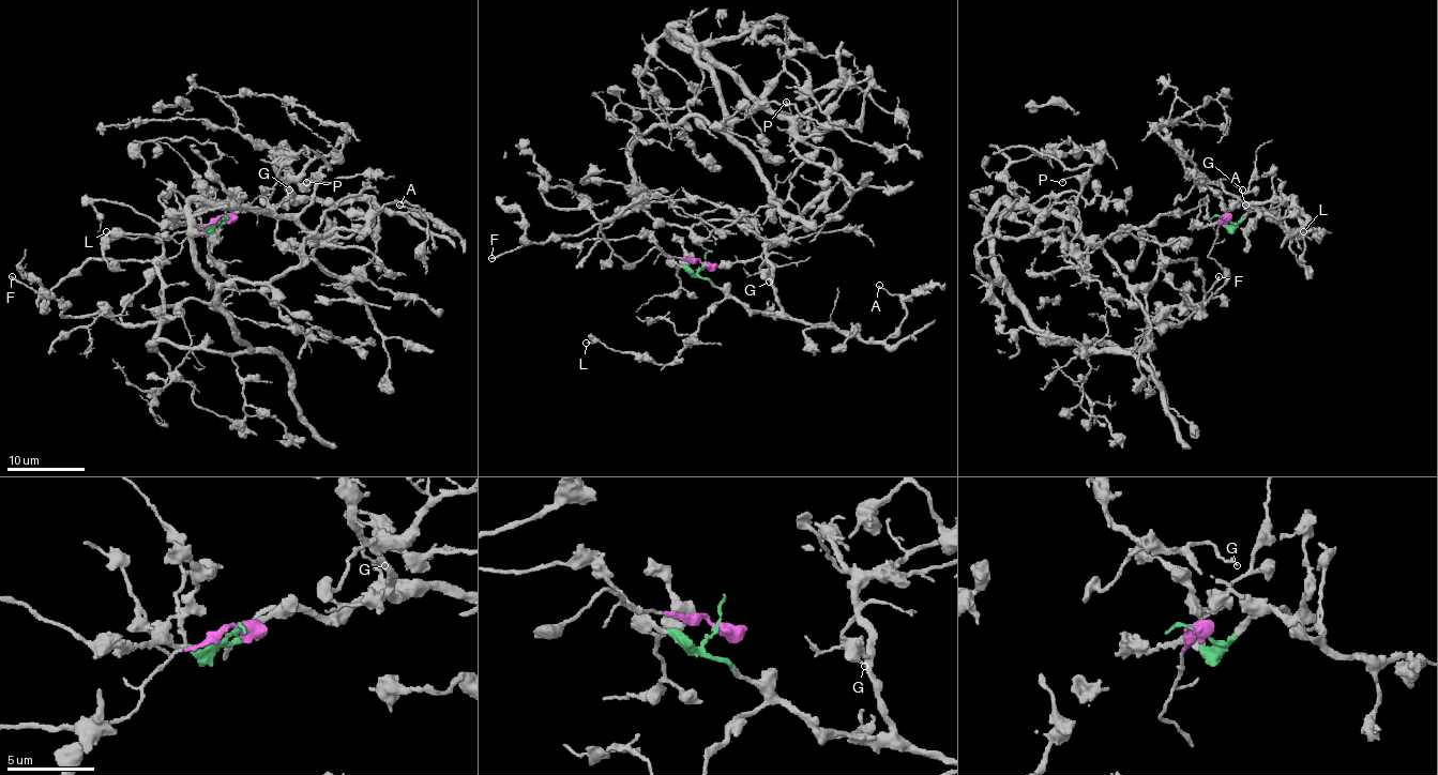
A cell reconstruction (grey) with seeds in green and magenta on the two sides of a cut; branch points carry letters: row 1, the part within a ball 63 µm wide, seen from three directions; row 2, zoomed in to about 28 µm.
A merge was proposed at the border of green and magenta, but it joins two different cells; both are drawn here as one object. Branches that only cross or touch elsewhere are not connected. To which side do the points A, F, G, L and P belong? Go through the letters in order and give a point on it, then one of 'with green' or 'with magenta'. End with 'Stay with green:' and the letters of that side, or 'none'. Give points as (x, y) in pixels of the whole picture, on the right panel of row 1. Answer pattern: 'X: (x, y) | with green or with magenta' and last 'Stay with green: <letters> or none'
A: (1245, 204) | with green
F: (1219, 276) | with magenta
G: (1242, 190) | with green
L: (1303, 231) | with green
P: (1062, 182) | with magenta
Stay with green: A, G, L

